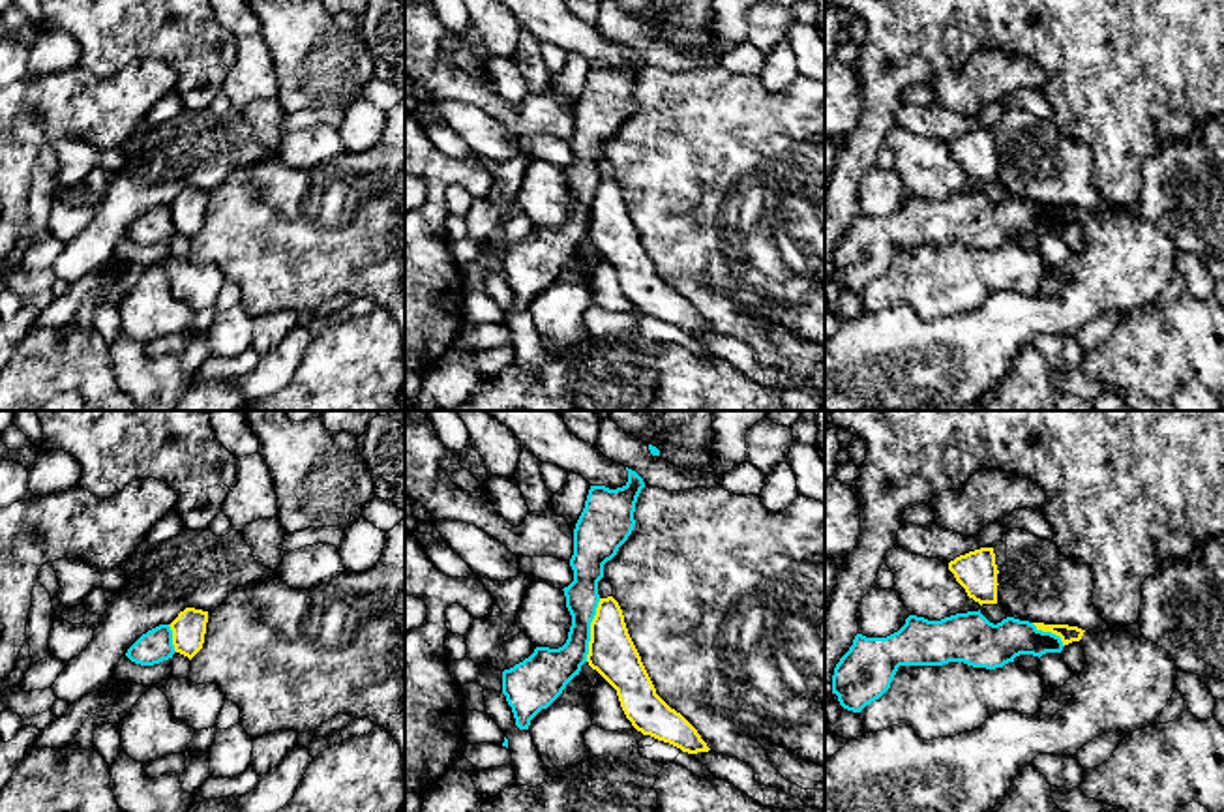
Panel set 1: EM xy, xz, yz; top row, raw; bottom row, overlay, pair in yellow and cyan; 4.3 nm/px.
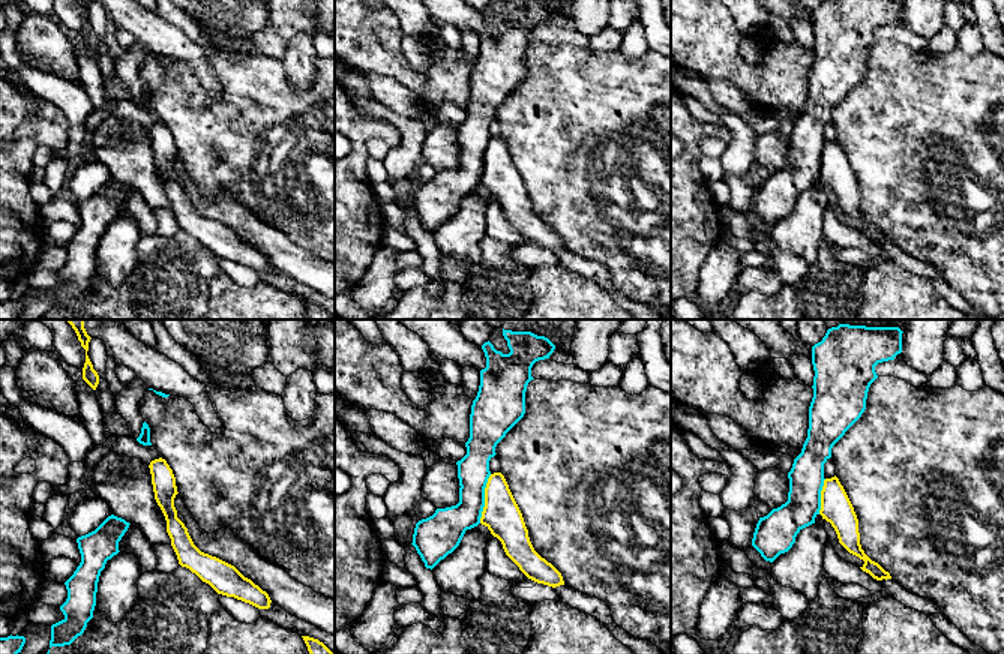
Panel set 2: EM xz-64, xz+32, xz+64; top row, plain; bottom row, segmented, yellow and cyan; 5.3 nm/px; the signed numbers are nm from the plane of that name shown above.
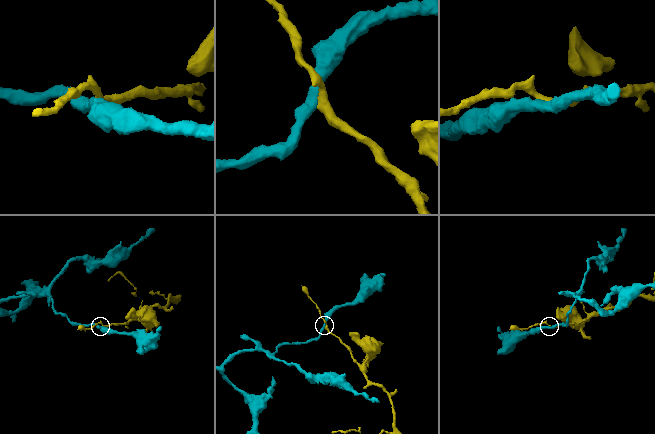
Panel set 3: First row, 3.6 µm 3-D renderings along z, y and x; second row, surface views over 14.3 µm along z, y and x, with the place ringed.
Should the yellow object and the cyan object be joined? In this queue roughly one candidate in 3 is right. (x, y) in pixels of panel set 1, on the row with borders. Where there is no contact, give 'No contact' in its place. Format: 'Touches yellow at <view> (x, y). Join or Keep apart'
Touches yellow at xz (591, 631). Keep apart

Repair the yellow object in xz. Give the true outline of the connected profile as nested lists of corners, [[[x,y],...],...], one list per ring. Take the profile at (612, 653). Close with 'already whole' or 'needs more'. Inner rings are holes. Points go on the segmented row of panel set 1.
[[[613,596],[598,602],[587,662],[617,690],[620,707],[637,731],[688,754],[710,750],[697,729],[656,694]]]; already whole

